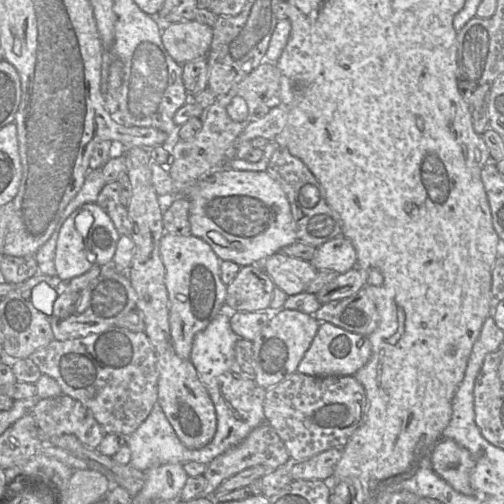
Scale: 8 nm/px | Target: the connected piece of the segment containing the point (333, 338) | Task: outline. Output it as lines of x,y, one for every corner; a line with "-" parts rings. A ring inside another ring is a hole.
320,322
318,331
296,371
310,376
352,376
367,363
371,353
372,347
367,336
349,332
330,322

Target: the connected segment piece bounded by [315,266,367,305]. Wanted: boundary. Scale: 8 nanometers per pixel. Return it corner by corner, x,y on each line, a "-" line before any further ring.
357,266
338,274
315,295
321,305
348,298
357,293
367,283
367,272

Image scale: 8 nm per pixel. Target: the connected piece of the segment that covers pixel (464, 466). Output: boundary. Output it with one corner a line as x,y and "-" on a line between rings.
441,437
431,452
434,472
450,484
456,491
474,496
470,484
470,472
476,465
470,451
452,439

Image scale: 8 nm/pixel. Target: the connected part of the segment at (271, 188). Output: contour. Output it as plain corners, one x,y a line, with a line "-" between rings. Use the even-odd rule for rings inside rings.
151,160
151,172
152,172
152,182
155,188
156,193
162,200
167,200
169,198
187,198
190,202
189,210
189,223
190,223
190,234
198,238
203,239
207,242
218,258
222,261
228,260
233,261
238,264
240,267
251,265
251,264
261,264
266,258
270,257
274,253
278,252
282,248
294,244
297,242
297,233
295,222
292,217
291,207
289,201
284,193
280,184
269,176
266,171
240,171
231,169
228,166
223,166
214,171
211,171
209,174
195,180
194,182
188,183
177,183
169,175
168,169
165,166
162,166

